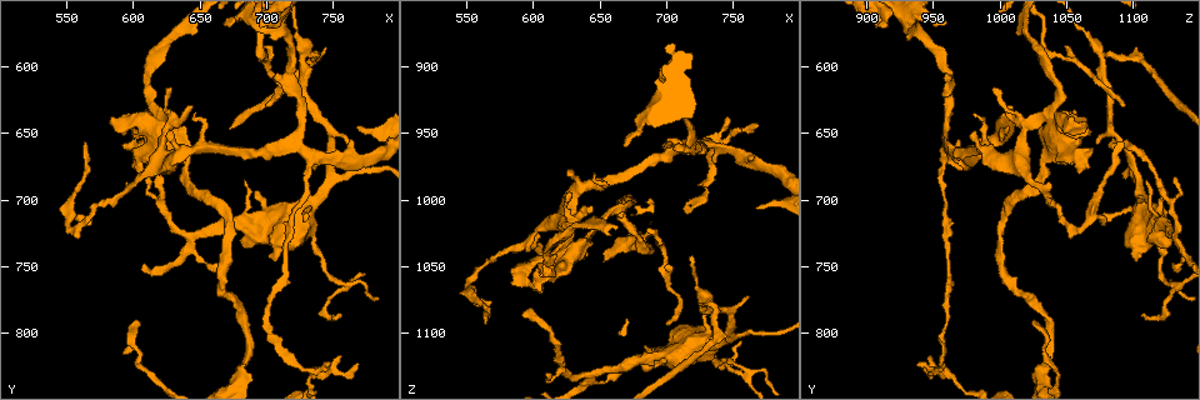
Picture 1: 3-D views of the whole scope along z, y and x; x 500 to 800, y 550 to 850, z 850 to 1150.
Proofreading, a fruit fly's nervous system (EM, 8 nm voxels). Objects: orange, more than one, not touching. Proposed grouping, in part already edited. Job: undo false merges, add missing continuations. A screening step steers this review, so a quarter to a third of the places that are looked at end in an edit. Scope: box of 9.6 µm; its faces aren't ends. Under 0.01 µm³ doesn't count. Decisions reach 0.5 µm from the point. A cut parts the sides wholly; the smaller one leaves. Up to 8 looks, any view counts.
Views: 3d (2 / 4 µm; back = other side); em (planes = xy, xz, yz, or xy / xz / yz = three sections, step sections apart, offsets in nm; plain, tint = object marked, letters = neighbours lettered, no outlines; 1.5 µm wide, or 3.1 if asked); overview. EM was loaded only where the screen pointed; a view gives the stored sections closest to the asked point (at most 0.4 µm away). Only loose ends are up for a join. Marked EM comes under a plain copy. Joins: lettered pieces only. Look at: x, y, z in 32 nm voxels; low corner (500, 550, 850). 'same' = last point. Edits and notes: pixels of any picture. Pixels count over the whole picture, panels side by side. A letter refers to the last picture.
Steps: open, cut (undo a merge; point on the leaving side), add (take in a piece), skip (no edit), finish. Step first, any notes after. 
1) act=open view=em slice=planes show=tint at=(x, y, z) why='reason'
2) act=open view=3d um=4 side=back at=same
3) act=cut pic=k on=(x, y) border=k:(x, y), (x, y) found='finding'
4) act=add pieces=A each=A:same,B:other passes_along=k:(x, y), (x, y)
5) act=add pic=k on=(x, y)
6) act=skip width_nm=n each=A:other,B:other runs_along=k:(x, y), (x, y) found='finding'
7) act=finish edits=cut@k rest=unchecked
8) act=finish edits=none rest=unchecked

act=open view=3d um=4 at=(736, 828, 958) why='abrupt turn'

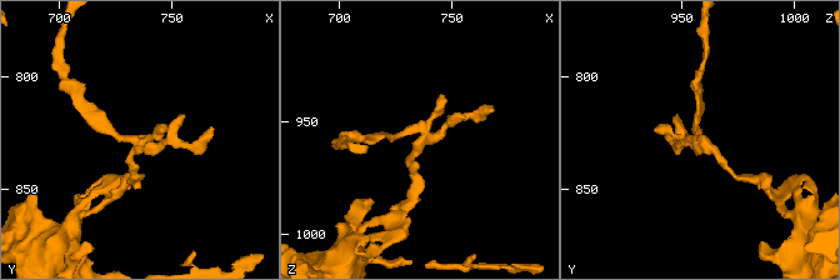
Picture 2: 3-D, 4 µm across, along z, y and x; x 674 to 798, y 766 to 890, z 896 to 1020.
act=open view=em slice=planes show=letters at=(734, 827, 958)

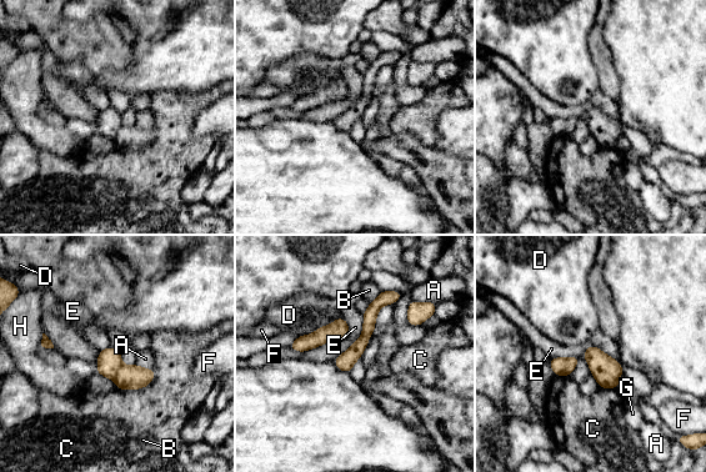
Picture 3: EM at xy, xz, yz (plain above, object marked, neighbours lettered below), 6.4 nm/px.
act=cut pic=3 on=(109, 361) width_nm=110 each=A:other,B:other,C:other,D:other,E:other,F:other,G:other,H:other part_leaving=3:(387, 297), (341, 366) found='a second neuron is stuck on'

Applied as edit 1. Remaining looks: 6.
act=open view=3d um=2 at=(562, 658, 1092) why='tapers out'

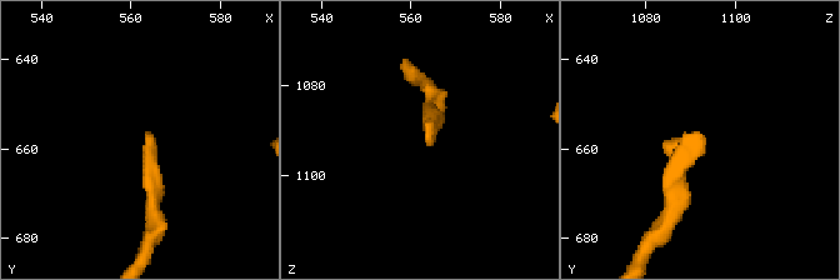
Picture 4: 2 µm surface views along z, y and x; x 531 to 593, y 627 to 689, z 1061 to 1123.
act=open view=em slice=xz step=8 show=letters at=(564, 657, 1092) why='shape alone is not enough'

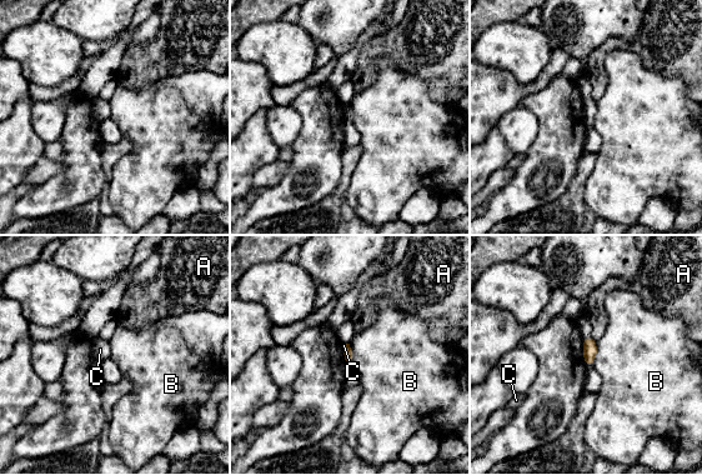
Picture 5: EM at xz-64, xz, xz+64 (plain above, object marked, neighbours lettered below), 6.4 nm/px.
act=open view=em slice=planes show=letters at=same

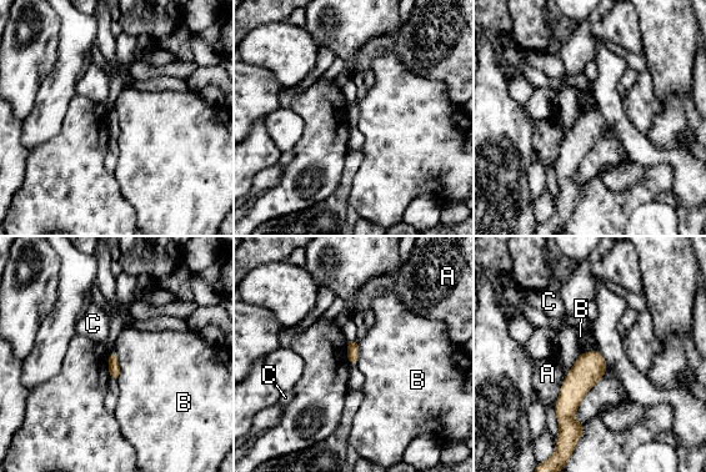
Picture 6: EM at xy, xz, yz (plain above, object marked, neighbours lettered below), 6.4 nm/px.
act=skip width_nm=80 each=A:other,B:other,C:other border=6:(114, 350), (120, 370), (118, 380) found='none of them fits'

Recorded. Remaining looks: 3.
act=open view=em slice=xy step=8 show=tint at=(628, 618, 994) why='free end'

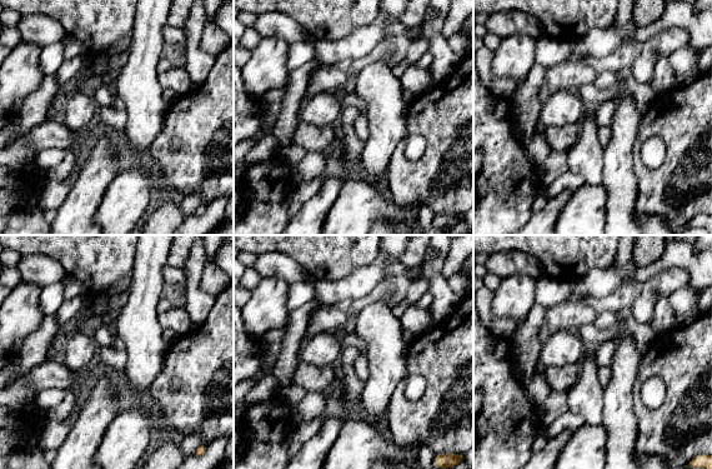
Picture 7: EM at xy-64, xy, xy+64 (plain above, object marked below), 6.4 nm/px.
act=open view=em slice=planes show=letters at=same

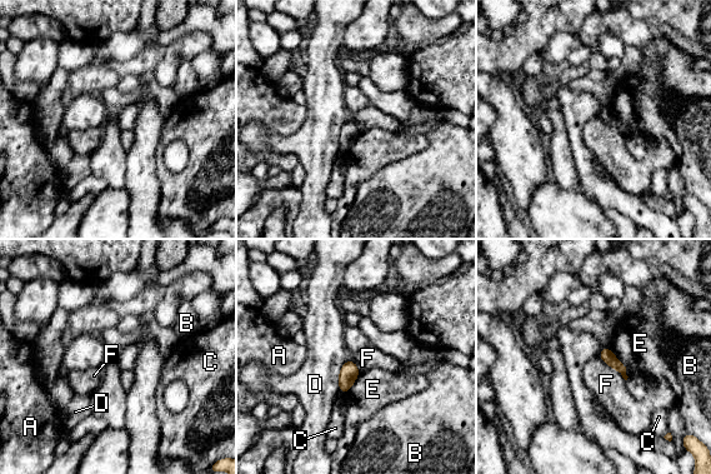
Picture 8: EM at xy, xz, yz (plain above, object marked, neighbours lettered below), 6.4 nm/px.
act=skip each=A:other,B:other,C:other,D:other,E:other,F:other border=8:(597, 354), (625, 380) found='no lettered piece goes on from it'

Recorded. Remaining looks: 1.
act=finish edits=cut@3 rest=unchecked

